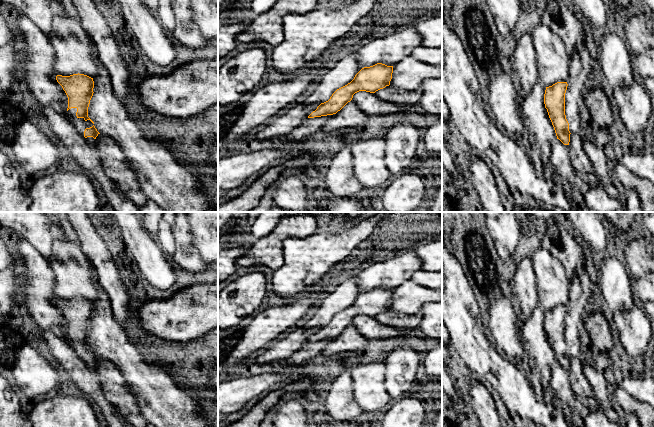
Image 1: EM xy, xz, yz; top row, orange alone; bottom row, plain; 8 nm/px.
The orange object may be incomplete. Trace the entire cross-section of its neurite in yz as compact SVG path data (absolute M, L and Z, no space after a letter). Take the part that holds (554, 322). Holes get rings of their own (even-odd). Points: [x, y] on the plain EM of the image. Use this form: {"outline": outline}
{"outline": "M557 306L552 310L546 311L544 318L545 332L554 351L557 363L564 369L569 369L571 358L565 339L565 317L567 310L567 306Z"}

